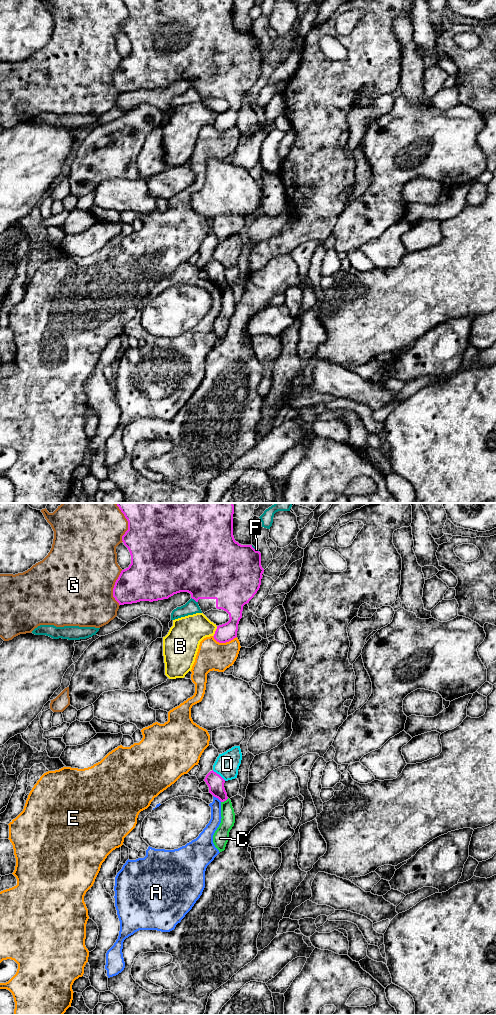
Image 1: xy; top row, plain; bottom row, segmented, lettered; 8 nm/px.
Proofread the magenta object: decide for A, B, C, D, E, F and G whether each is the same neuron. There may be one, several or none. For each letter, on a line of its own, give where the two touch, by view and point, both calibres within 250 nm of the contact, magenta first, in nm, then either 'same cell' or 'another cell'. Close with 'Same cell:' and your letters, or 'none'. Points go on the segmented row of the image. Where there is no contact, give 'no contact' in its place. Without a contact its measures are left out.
A: meets magenta in xy at (217, 797); 140 nm thick on the magenta side, 90 nm on the other; another cell
B: meets magenta in xy at (215, 631); 150 nm thick on the magenta side, 260 nm on the other; another cell
C: meets magenta in xy at (224, 800); 140 nm thick on the magenta side, 110 nm on the other; another cell
D: meets magenta in xy at (218, 774); 140 nm thick on the magenta side, 190 nm on the other; another cell
E: meets magenta in xy at (224, 642); 150 nm thick on the magenta side, 240 nm on the other; another cell
F: meets magenta in xy at (194, 599); 440 nm thick on the magenta side, 110 nm on the other; another cell
G: meets magenta in xy at (128, 522); 500 nm thick on the magenta side, 440 nm on the other; another cell
Same cell: none

